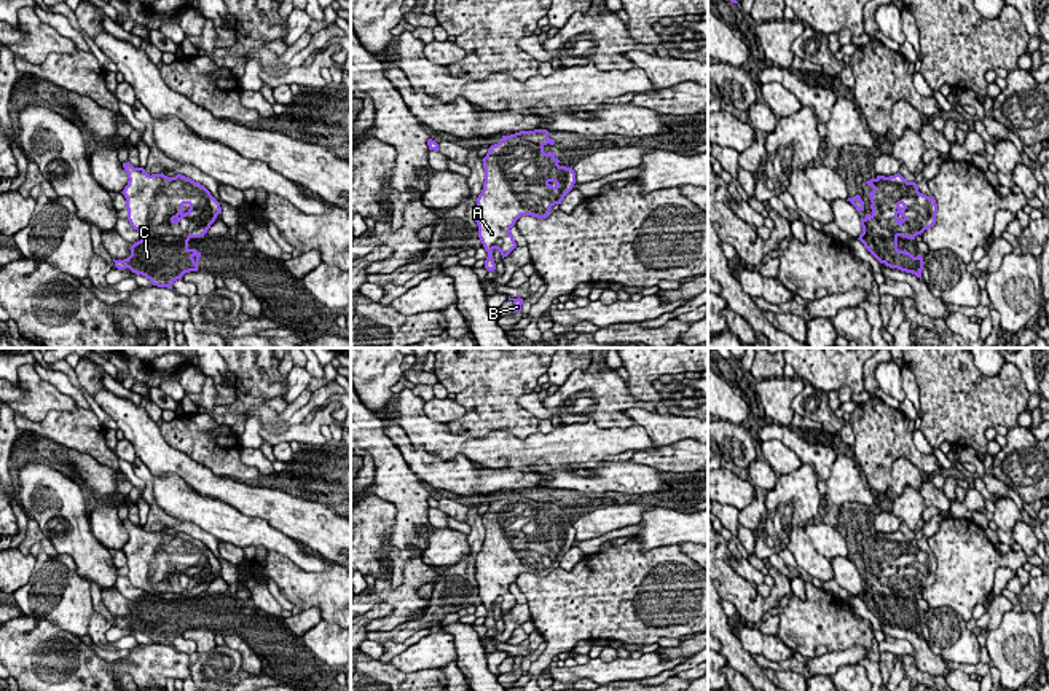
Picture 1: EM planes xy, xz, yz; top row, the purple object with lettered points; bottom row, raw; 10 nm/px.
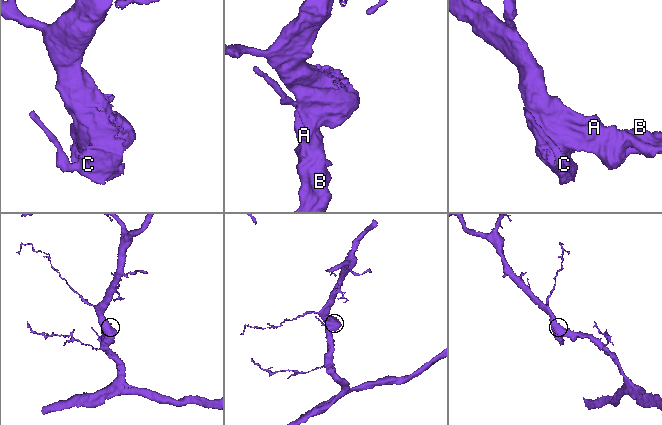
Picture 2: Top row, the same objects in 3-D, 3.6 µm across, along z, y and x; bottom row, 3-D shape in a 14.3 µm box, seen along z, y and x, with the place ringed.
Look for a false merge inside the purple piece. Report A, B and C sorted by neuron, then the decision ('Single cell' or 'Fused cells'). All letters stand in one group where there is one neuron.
Groups: A B C. Single cell

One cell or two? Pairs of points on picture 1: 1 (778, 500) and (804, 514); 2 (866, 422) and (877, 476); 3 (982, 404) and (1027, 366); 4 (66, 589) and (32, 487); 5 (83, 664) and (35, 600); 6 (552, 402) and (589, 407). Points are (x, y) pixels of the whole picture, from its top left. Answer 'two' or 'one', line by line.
1: one
2: one
3: two
4: two
5: two
6: one

